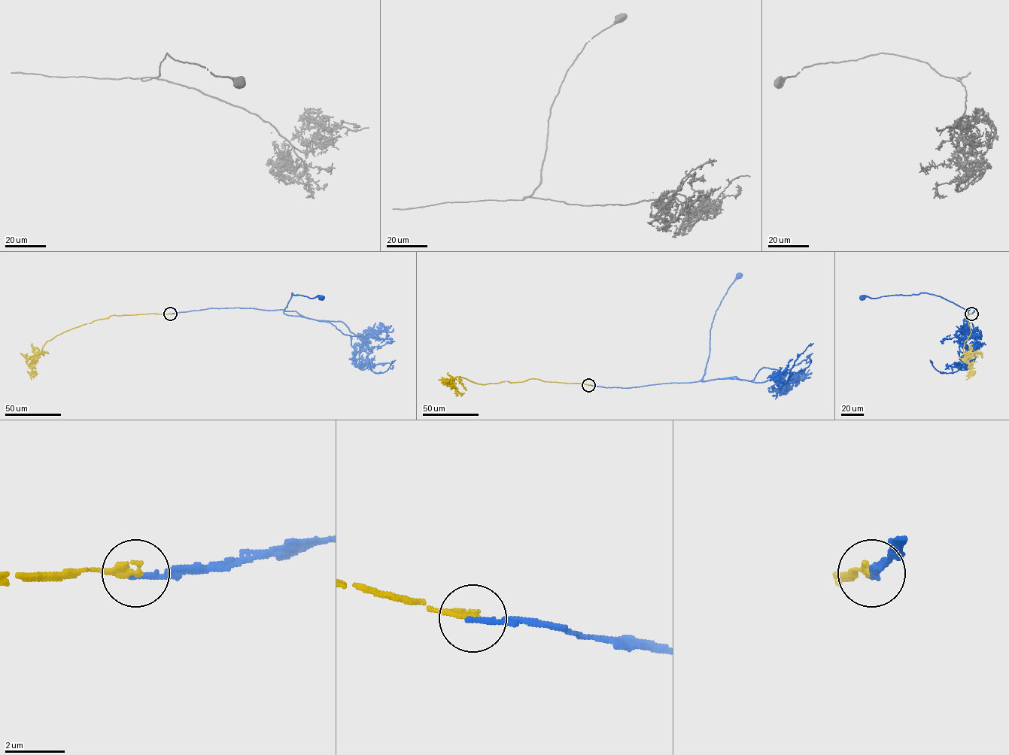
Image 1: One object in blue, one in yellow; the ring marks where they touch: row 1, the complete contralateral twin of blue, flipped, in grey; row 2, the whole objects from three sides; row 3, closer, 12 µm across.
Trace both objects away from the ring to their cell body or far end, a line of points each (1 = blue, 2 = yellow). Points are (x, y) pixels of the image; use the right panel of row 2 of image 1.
1: (971, 313), (974, 308), (964, 309), (940, 296), (925, 292), (862, 298)
2: (971, 313), (964, 315), (971, 331), (963, 347), (971, 371), (966, 379)

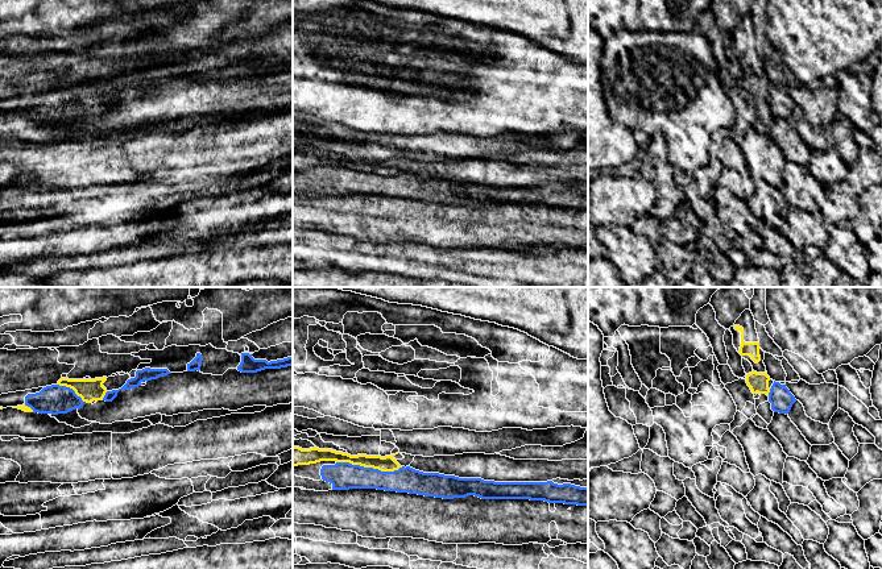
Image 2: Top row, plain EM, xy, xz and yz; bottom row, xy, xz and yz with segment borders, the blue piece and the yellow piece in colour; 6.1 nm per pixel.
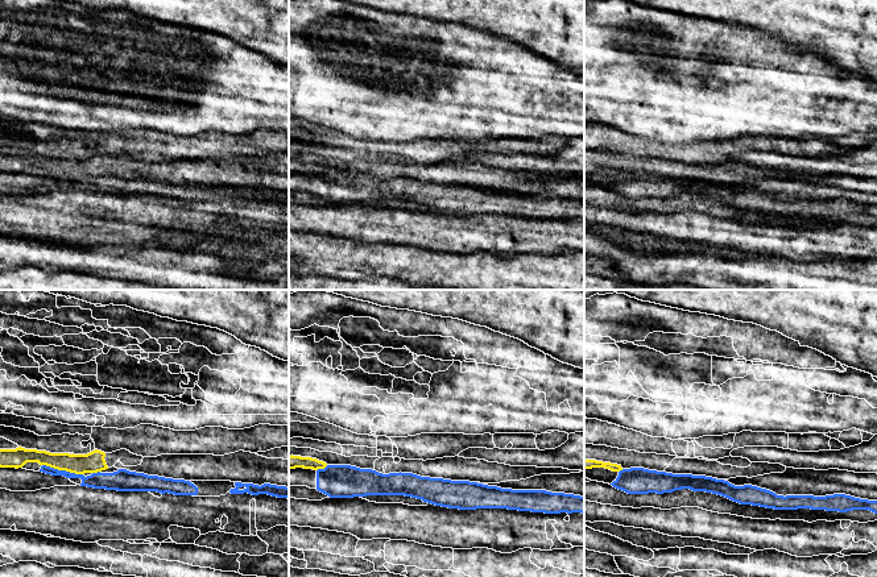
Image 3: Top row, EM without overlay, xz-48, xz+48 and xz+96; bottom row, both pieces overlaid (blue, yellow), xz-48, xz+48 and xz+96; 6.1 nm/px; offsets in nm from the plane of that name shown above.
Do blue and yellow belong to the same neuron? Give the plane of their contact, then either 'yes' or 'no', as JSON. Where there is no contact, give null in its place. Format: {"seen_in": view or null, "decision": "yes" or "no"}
{"seen_in": "xz", "decision": "yes"}

